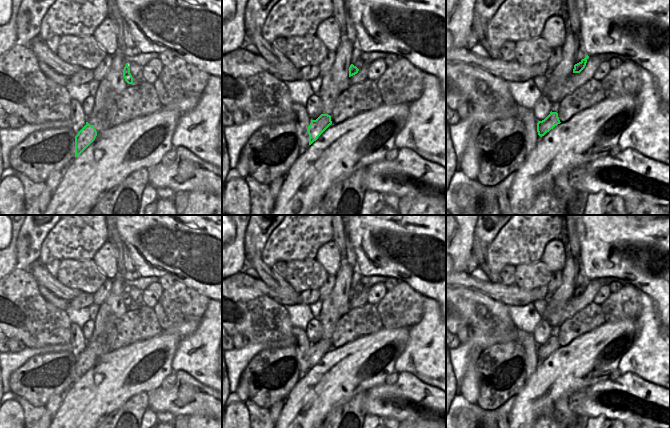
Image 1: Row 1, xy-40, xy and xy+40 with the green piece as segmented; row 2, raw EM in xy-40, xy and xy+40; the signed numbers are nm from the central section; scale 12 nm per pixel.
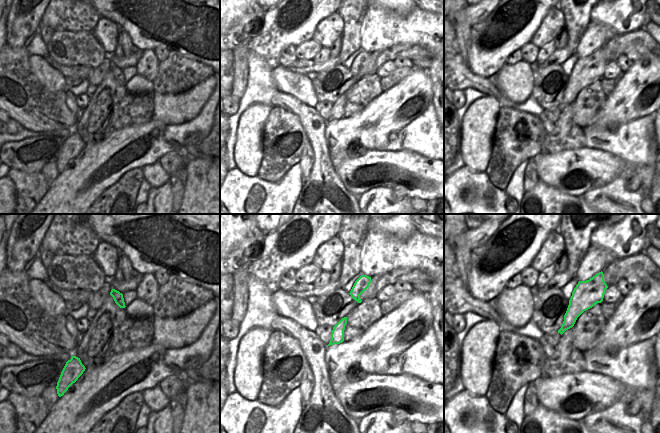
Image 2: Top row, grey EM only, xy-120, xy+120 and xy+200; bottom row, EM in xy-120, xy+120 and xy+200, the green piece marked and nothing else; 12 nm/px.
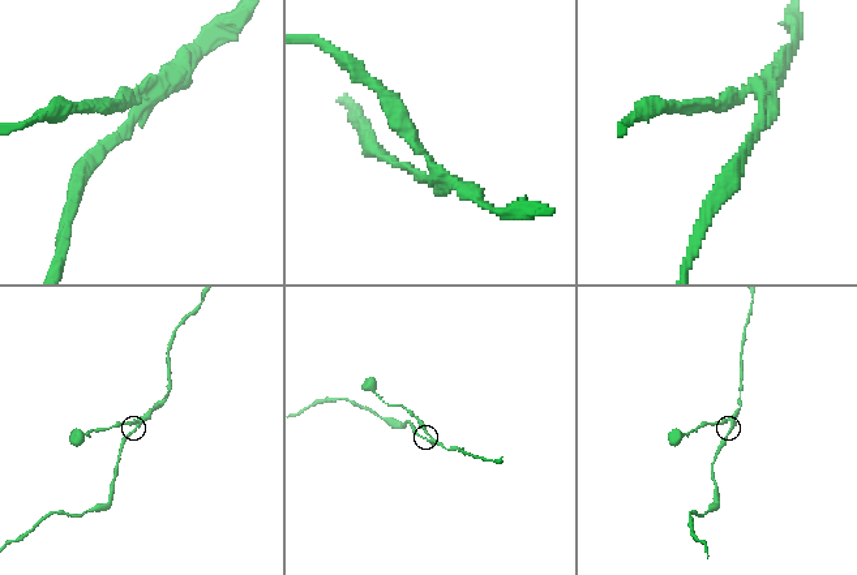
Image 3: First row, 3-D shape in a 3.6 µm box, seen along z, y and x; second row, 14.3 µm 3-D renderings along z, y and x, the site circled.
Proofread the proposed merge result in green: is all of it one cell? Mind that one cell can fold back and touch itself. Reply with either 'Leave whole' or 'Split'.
Leave whole.

